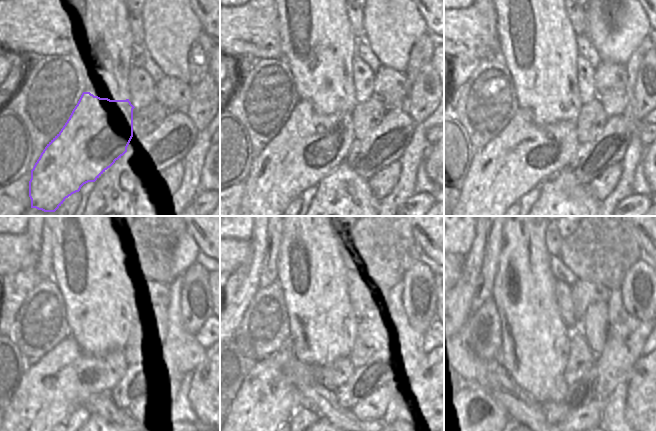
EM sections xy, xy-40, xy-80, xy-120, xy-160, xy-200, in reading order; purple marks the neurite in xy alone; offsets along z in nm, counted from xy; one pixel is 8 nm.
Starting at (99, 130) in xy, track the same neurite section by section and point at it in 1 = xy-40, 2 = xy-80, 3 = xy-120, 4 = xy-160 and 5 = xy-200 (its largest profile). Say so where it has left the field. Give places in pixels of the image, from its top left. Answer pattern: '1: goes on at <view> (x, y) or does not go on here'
1: goes on at xy-40 (309, 146)
2: goes on at xy-80 (525, 154)
3: goes on at xy-120 (50, 391)
4: goes on at xy-160 (265, 401)
5: goes on at xy-200 (475, 419)

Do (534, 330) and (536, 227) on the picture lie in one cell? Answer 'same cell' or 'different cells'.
same cell

